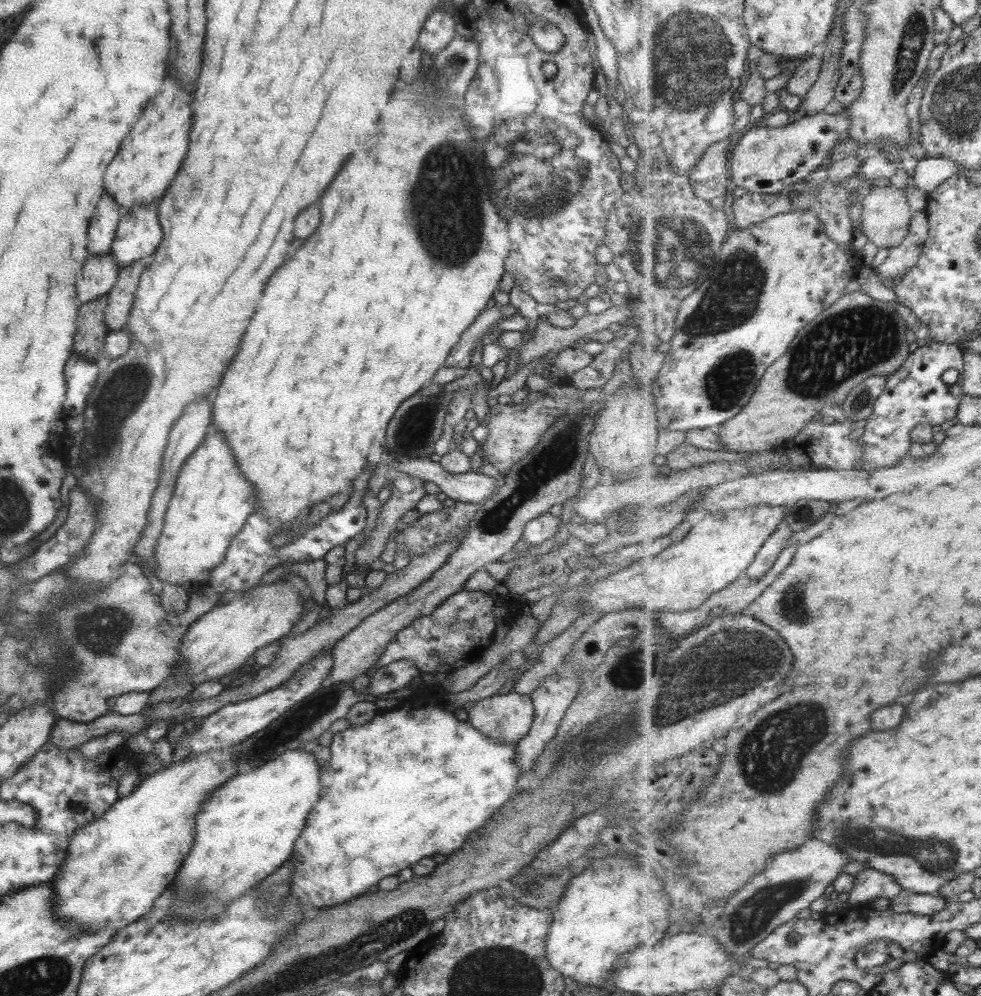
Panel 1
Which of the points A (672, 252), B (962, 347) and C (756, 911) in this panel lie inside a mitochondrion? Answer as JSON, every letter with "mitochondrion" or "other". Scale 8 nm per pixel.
{"A":"mitochondrion","B":"other","C":"mitochondrion"}

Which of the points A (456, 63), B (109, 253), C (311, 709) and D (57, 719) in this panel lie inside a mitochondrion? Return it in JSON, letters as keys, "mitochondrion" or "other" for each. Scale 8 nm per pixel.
{"A":"mitochondrion","B":"other","C":"mitochondrion","D":"other"}

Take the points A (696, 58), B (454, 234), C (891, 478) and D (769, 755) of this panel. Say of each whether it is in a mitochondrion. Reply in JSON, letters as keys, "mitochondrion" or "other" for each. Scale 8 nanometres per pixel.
{"A":"mitochondrion","B":"mitochondrion","C":"other","D":"mitochondrion"}

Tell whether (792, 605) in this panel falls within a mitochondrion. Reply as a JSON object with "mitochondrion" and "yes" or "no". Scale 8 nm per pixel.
{"mitochondrion":"yes"}

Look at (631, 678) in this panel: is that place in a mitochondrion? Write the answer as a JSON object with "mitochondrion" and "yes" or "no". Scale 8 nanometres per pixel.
{"mitochondrion":"yes"}

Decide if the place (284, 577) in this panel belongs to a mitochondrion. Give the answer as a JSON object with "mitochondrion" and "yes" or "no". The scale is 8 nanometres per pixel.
{"mitochondrion":"no"}

